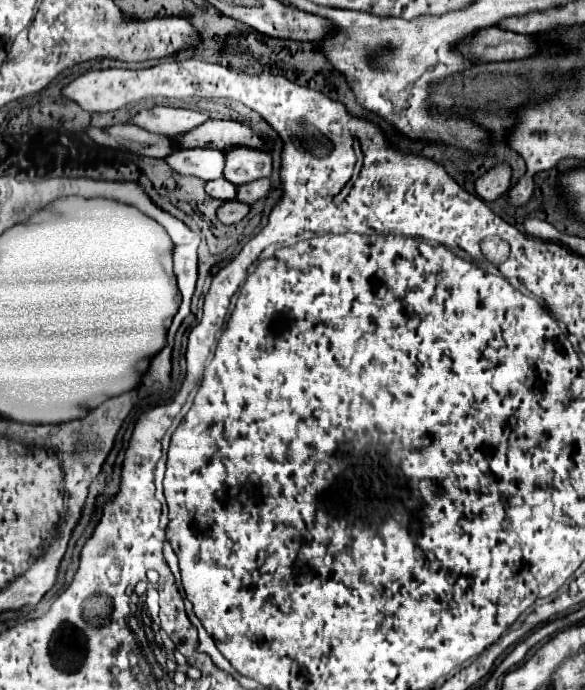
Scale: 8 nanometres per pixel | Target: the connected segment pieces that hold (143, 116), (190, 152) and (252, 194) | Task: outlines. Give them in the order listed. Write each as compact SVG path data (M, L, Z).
M152 107L136 113L130 123L158 135L180 135L208 121L208 115L174 107Z
M178 149L164 157L166 165L178 175L190 175L204 181L220 179L224 171L224 153L218 149Z
M256 179L254 183L244 183L238 187L238 201L252 205L258 199L262 199L270 191L270 179Z

